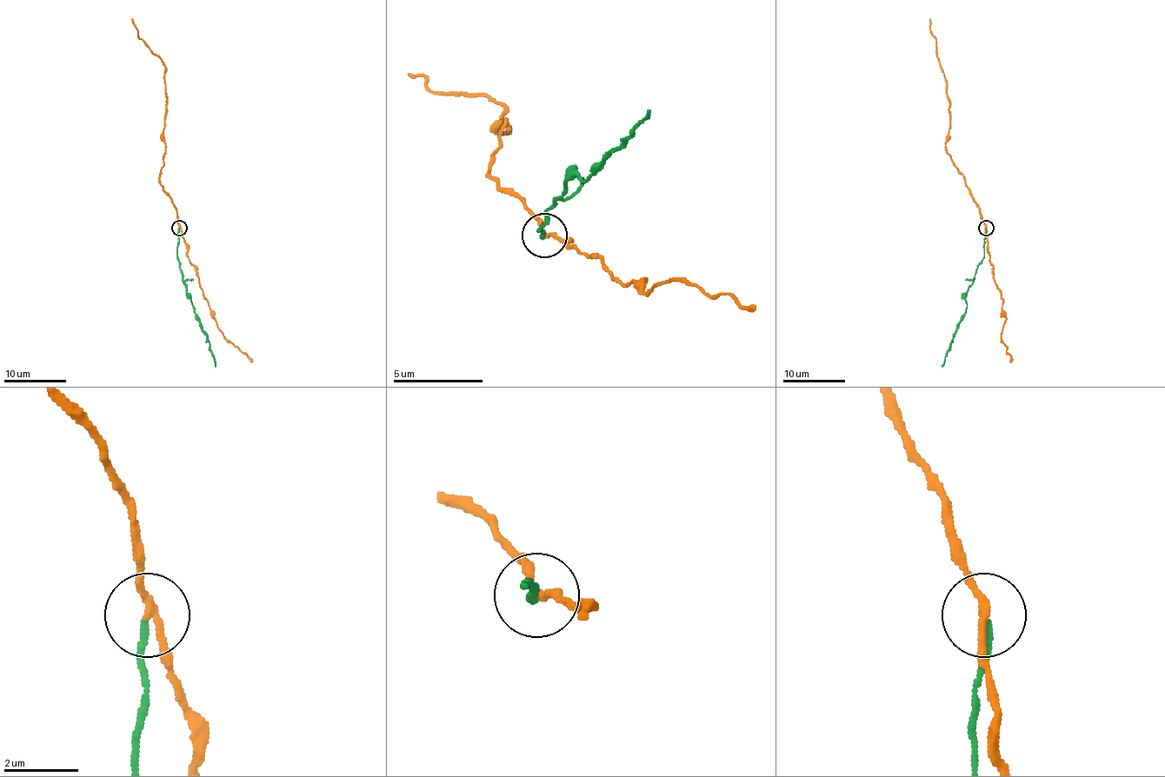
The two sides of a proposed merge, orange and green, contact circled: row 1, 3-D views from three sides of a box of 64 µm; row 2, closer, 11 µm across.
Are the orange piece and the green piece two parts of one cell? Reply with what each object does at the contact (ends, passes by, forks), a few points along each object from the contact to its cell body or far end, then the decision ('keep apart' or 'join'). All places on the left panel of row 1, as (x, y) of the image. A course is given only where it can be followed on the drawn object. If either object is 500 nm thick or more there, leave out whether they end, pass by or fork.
orange passes by; green ends there; orange runs (179, 227), (176, 208), (159, 178), (165, 150), (165, 66), (142, 39), (130, 19); green runs (177, 229), (177, 262), (193, 311), (215, 358), (215, 366); keep apart

